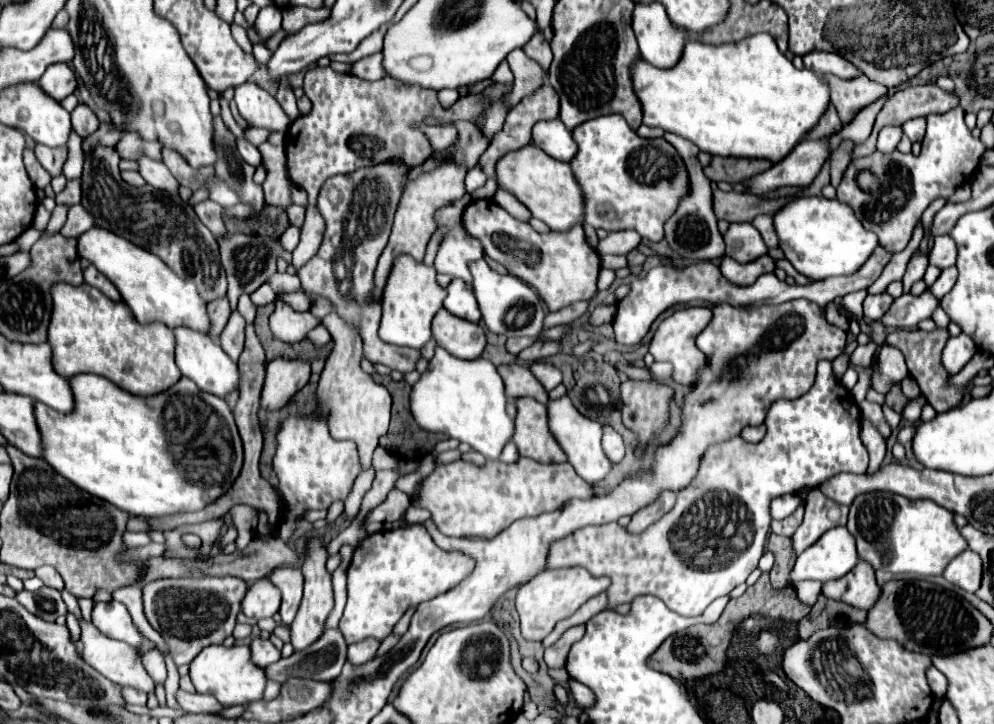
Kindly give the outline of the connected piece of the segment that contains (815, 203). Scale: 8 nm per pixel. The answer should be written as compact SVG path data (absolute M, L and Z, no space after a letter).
M810 196L810 198L798 198L790 202L786 208L782 208L778 214L774 214L774 228L780 238L780 248L786 256L786 260L804 276L810 280L824 280L830 276L850 276L858 272L858 268L872 256L872 252L880 246L878 236L870 230L864 230L862 224L856 220L852 208L838 200L826 200L824 196Z

